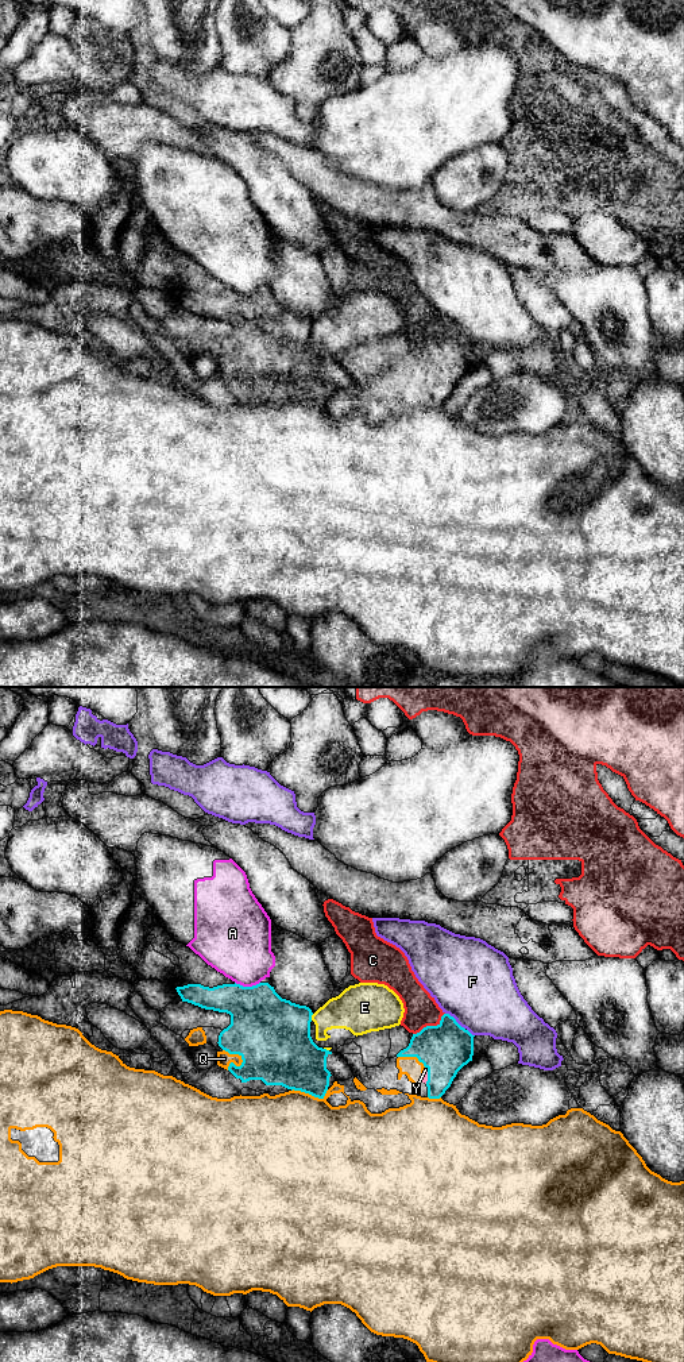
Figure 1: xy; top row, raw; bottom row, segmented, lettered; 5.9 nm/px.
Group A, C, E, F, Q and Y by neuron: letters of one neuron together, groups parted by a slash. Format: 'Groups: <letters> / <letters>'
Groups: A / C / E / F / Q / Y

